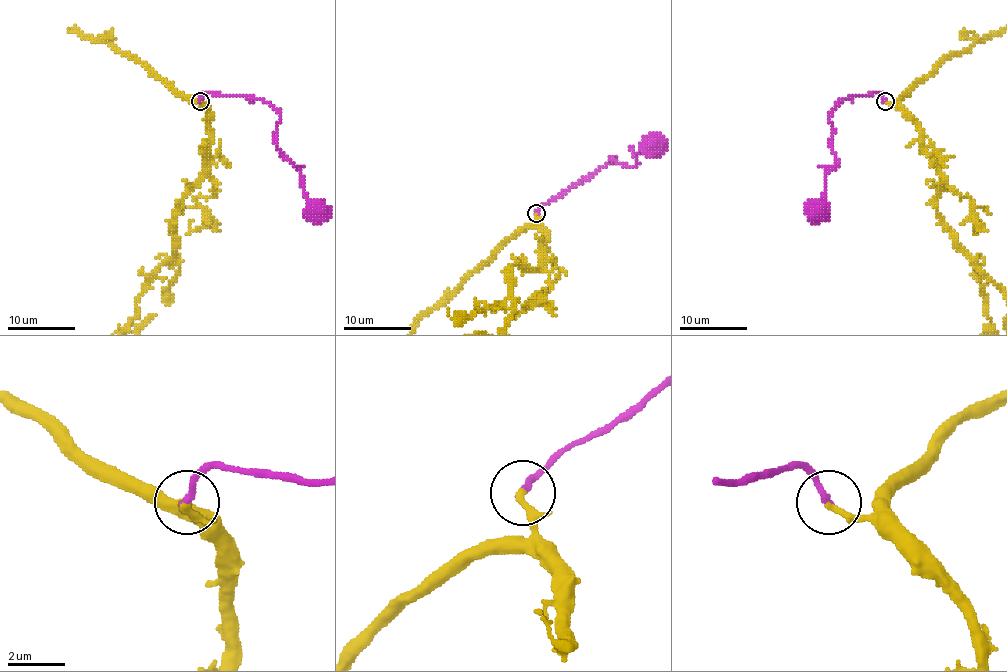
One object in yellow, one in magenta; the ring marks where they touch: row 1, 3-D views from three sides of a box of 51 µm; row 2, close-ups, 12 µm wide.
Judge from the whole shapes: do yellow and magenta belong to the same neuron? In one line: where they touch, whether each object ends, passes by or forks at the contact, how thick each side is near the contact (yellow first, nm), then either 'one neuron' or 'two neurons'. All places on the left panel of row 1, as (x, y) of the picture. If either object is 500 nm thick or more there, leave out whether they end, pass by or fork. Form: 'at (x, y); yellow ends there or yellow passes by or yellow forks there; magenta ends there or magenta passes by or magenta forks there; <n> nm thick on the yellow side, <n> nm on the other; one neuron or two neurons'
at (200, 101); yellow passes by; magenta ends there; 160 nm thick on the yellow side, 240 nm on the other; one neuron

